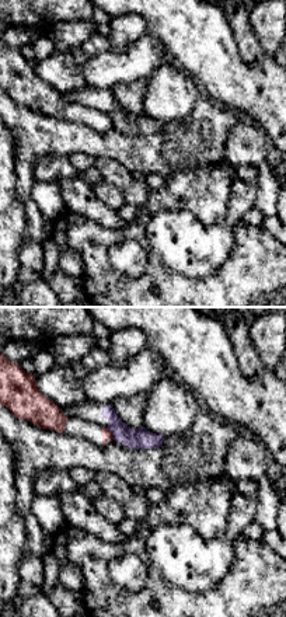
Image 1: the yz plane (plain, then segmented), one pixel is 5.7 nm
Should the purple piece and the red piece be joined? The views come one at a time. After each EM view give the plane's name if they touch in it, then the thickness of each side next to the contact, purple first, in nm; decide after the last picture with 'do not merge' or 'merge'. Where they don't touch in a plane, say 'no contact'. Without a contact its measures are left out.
yz | 120/60 nm

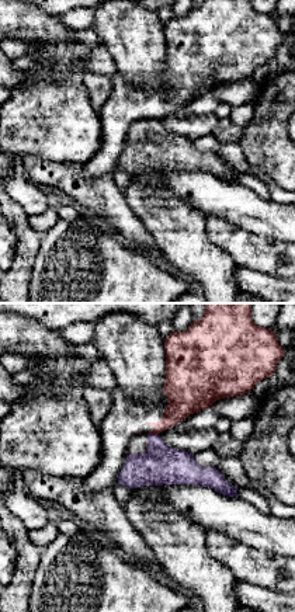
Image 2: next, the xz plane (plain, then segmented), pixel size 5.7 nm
xz | 220/160 nm

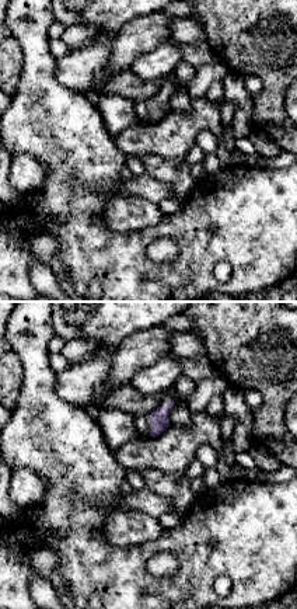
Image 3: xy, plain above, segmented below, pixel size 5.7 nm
no contact

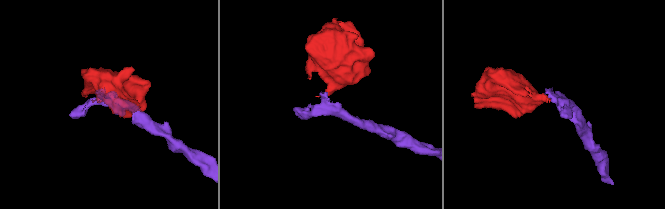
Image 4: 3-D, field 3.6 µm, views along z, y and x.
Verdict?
do not merge

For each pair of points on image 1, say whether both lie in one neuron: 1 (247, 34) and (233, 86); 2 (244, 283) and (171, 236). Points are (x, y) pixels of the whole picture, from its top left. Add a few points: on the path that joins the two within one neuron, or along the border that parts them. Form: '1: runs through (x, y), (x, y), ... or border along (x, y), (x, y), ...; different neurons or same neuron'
1: border along (229, 25), (240, 56), (253, 65); different neurons
2: border along (236, 239), (216, 269), (203, 278), (187, 278); different neurons

